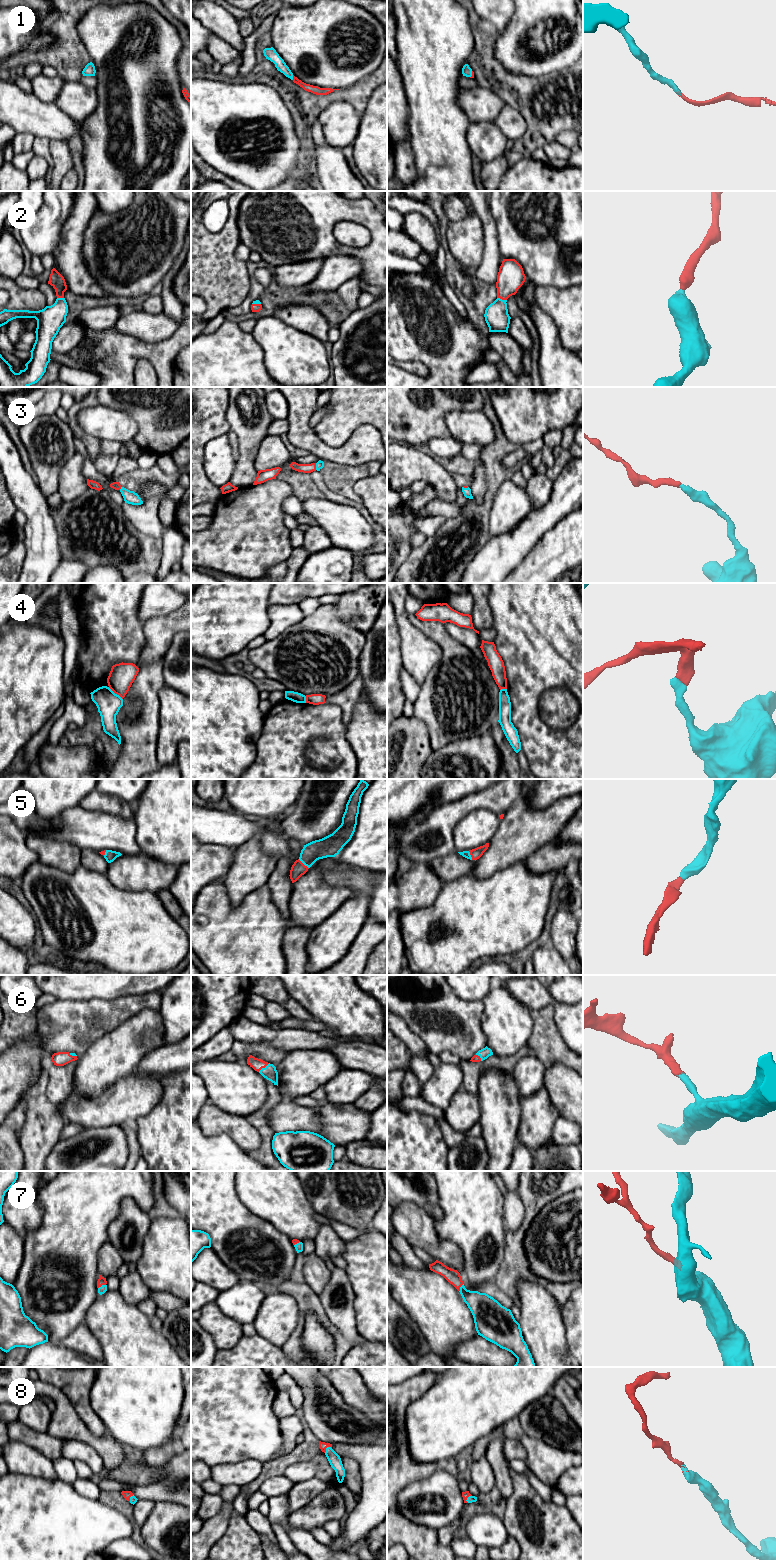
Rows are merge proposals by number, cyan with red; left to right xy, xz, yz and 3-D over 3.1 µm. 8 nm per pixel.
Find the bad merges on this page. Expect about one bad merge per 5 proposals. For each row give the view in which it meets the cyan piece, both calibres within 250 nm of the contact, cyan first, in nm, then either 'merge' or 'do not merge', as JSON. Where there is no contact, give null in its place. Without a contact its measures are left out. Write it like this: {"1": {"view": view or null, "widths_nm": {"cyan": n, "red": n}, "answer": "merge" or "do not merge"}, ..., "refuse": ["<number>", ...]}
{"1": {"view": "xz", "widths_nm": {"cyan": 90, "red": 70}, "answer": "merge"}, "2": {"view": "yz", "widths_nm": {"cyan": 190, "red": 220}, "answer": "merge"}, "3": {"view": "xz", "widths_nm": {"cyan": 60, "red": 80}, "answer": "merge"}, "4": {"view": "xy", "widths_nm": {"cyan": 190, "red": 200}, "answer": "do not merge"}, "5": {"view": "xz", "widths_nm": {"cyan": 170, "red": 120}, "answer": "merge"}, "6": {"view": "xz", "widths_nm": {"cyan": 110, "red": 100}, "answer": "merge"}, "7": {"view": "xy", "widths_nm": {"cyan": 60, "red": 70}, "answer": "merge"}, "8": {"view": "xz", "widths_nm": {"cyan": 100, "red": 60}, "answer": "merge"}, "refuse": ["4"]}

